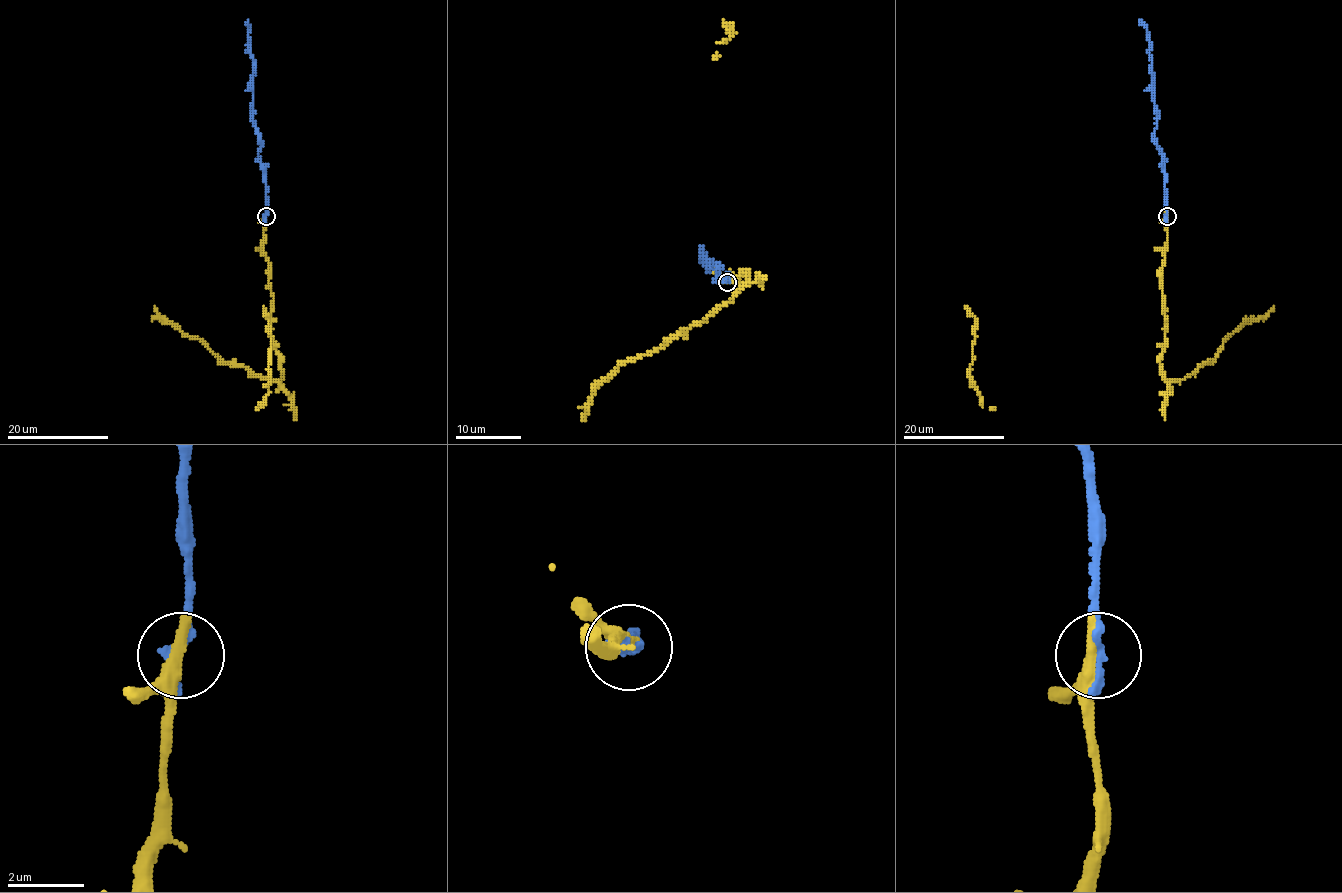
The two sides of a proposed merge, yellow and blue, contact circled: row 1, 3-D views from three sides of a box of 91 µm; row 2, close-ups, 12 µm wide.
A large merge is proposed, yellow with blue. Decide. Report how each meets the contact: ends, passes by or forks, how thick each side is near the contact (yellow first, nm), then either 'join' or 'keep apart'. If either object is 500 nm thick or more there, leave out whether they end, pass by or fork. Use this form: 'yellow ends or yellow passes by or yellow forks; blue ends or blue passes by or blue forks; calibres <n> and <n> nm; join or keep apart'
yellow ends; blue ends; calibres 460 and 320 nm; join

